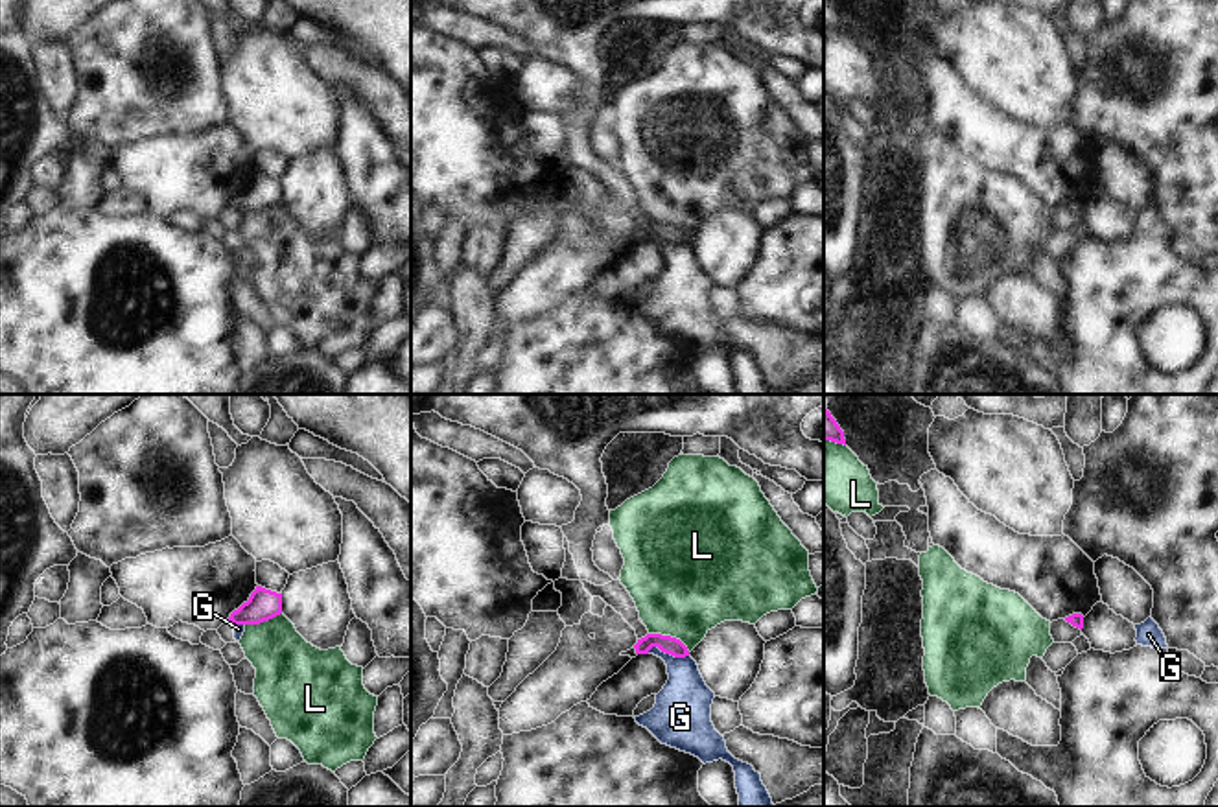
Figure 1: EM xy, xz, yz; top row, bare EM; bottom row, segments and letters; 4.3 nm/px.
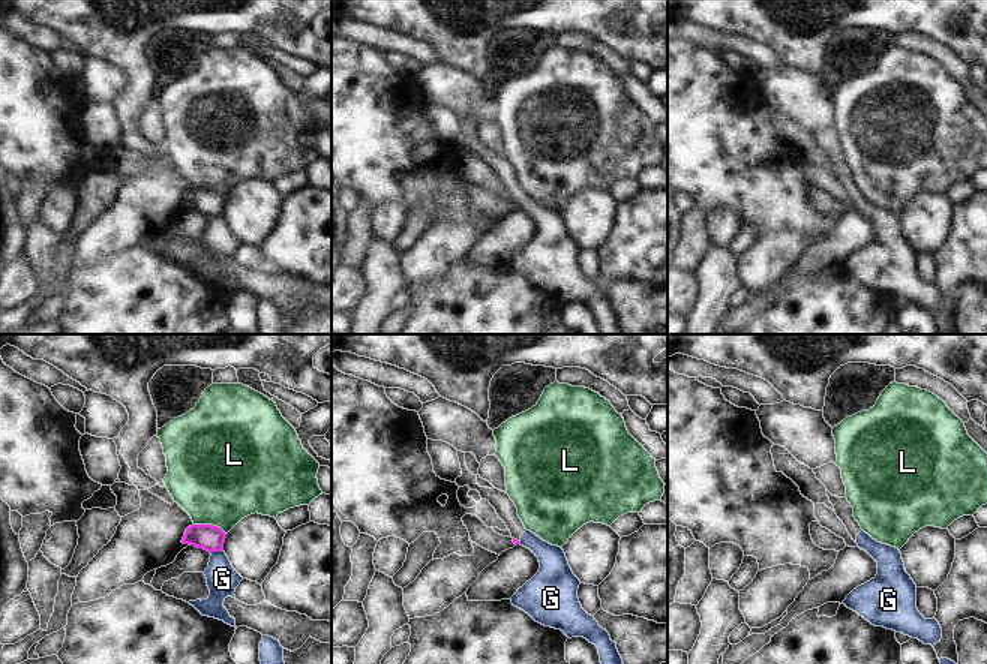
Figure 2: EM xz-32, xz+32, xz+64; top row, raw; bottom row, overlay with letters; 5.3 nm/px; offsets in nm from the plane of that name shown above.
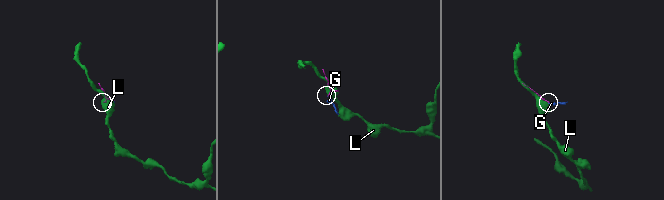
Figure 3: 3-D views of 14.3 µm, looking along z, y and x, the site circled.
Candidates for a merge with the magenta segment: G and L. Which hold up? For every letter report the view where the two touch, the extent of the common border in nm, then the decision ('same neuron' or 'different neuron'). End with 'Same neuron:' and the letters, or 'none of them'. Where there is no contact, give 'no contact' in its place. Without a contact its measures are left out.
G: xz | 190 nm | different neuron
L: xz | 200 nm | different neuron
Same neuron: none of them

